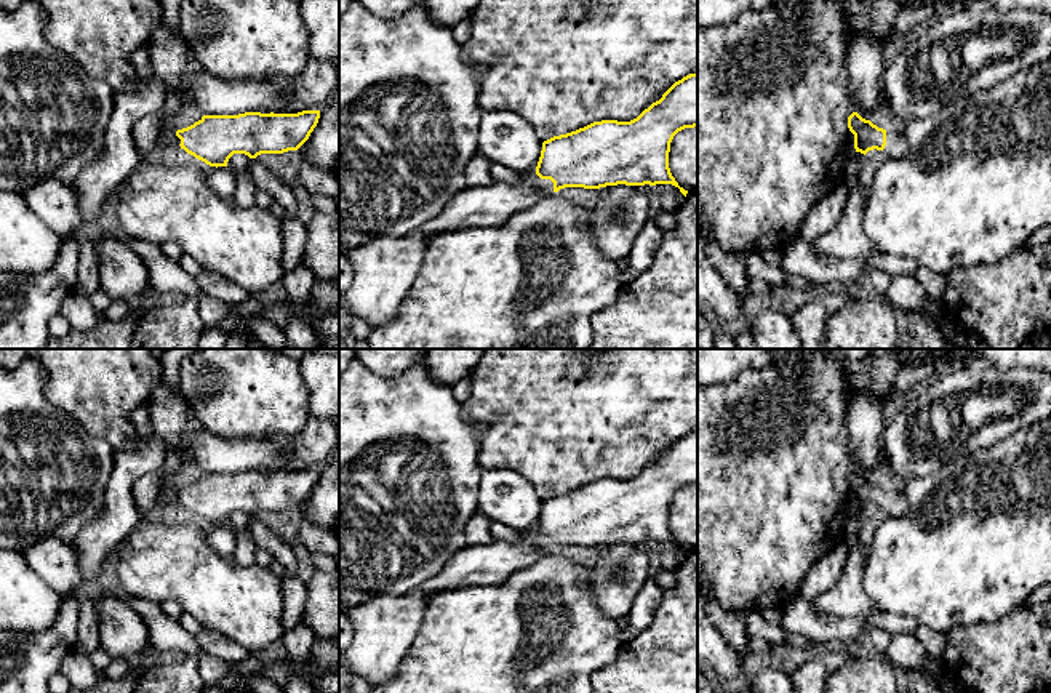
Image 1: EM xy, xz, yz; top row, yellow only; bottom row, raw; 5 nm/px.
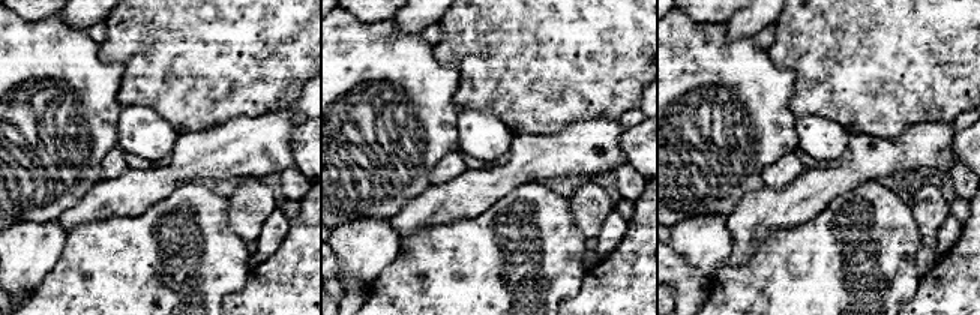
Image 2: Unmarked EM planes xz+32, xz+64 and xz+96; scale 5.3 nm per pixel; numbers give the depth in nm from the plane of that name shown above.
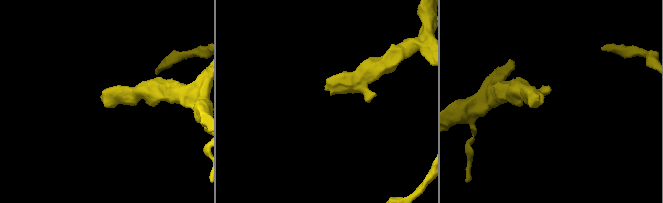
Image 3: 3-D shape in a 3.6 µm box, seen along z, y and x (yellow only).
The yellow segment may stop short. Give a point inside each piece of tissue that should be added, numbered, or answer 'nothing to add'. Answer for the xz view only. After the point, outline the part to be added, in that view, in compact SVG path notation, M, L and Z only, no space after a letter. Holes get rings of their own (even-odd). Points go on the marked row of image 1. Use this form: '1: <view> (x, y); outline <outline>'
1: xz (491, 205); outline M537 174L518 182L493 181L464 187L434 219L421 226L419 234L426 240L472 227L498 227L552 192L553 182Z

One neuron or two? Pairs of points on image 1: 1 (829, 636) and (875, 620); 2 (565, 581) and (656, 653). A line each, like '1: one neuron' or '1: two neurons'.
1: one neuron
2: two neurons

